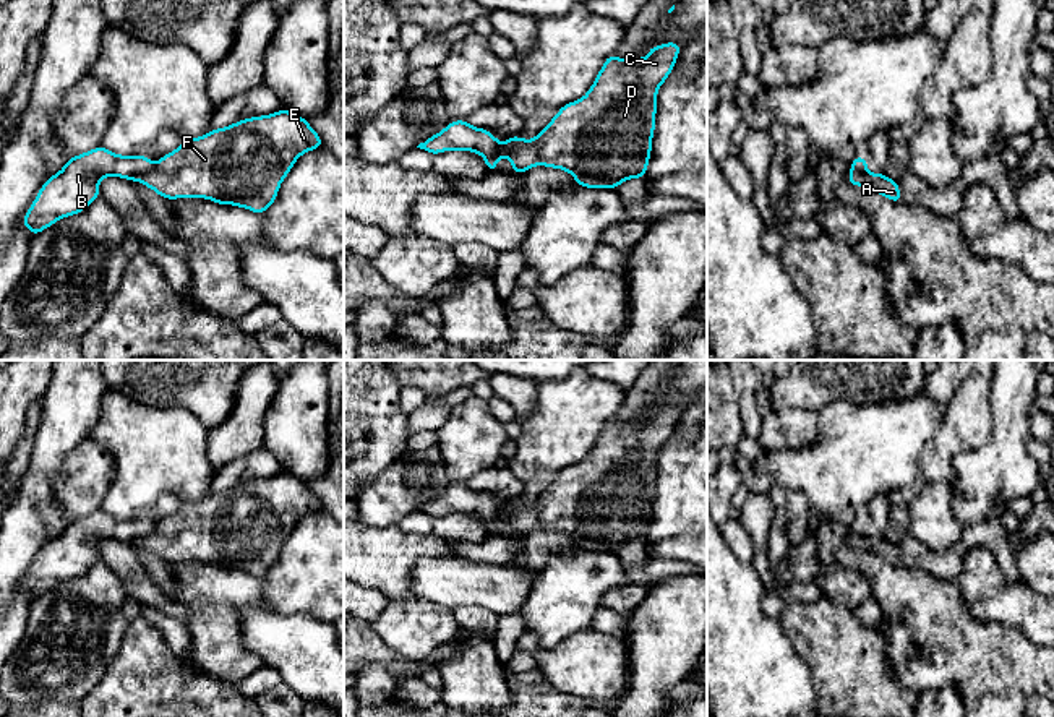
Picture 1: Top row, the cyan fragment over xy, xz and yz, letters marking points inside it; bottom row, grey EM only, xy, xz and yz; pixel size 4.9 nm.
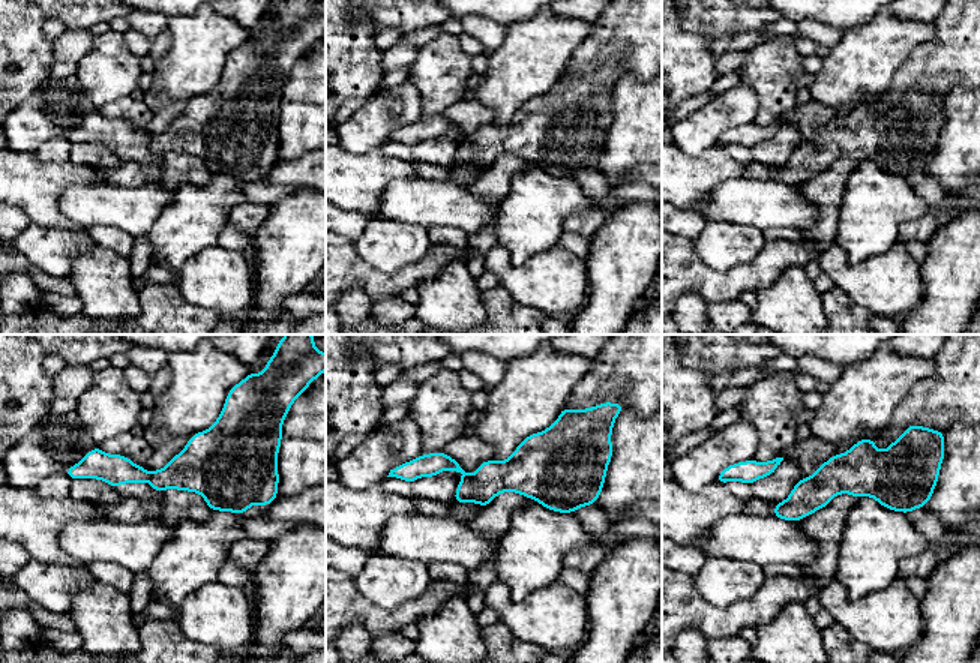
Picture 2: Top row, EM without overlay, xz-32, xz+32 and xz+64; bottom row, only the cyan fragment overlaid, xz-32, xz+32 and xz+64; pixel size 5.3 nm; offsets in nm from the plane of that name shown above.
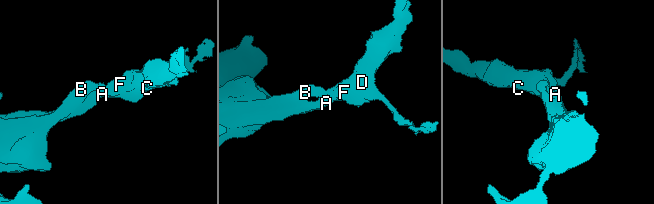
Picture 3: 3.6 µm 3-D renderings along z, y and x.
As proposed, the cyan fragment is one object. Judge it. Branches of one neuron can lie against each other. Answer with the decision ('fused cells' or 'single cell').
fused cells

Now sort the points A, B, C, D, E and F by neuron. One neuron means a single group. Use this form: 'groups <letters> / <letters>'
groups A C D E F / B

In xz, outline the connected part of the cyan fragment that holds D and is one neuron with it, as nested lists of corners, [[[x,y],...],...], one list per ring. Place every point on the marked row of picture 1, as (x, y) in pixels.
[[[665,42],[650,47],[644,58],[606,57],[587,94],[564,104],[533,140],[514,135],[506,141],[512,170],[521,175],[533,165],[561,169],[581,187],[608,190],[629,178],[644,178],[655,131],[657,92],[675,70],[679,50],[681,44]]]

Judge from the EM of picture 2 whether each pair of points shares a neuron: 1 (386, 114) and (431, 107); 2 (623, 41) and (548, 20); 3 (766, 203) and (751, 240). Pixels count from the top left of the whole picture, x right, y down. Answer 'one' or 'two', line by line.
1: two
2: two
3: two

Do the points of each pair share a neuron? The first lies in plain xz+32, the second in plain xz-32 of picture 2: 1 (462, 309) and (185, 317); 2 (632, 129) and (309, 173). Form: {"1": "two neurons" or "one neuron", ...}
{"1": "two neurons", "2": "two neurons"}

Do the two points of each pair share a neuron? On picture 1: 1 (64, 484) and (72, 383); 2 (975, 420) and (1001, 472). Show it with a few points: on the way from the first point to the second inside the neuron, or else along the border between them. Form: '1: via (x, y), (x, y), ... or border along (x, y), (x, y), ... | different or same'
1: border along (86, 438), (65, 456), (52, 480), (55, 493) | different
2: border along (991, 404), (991, 435), (960, 451), (954, 463) | different

